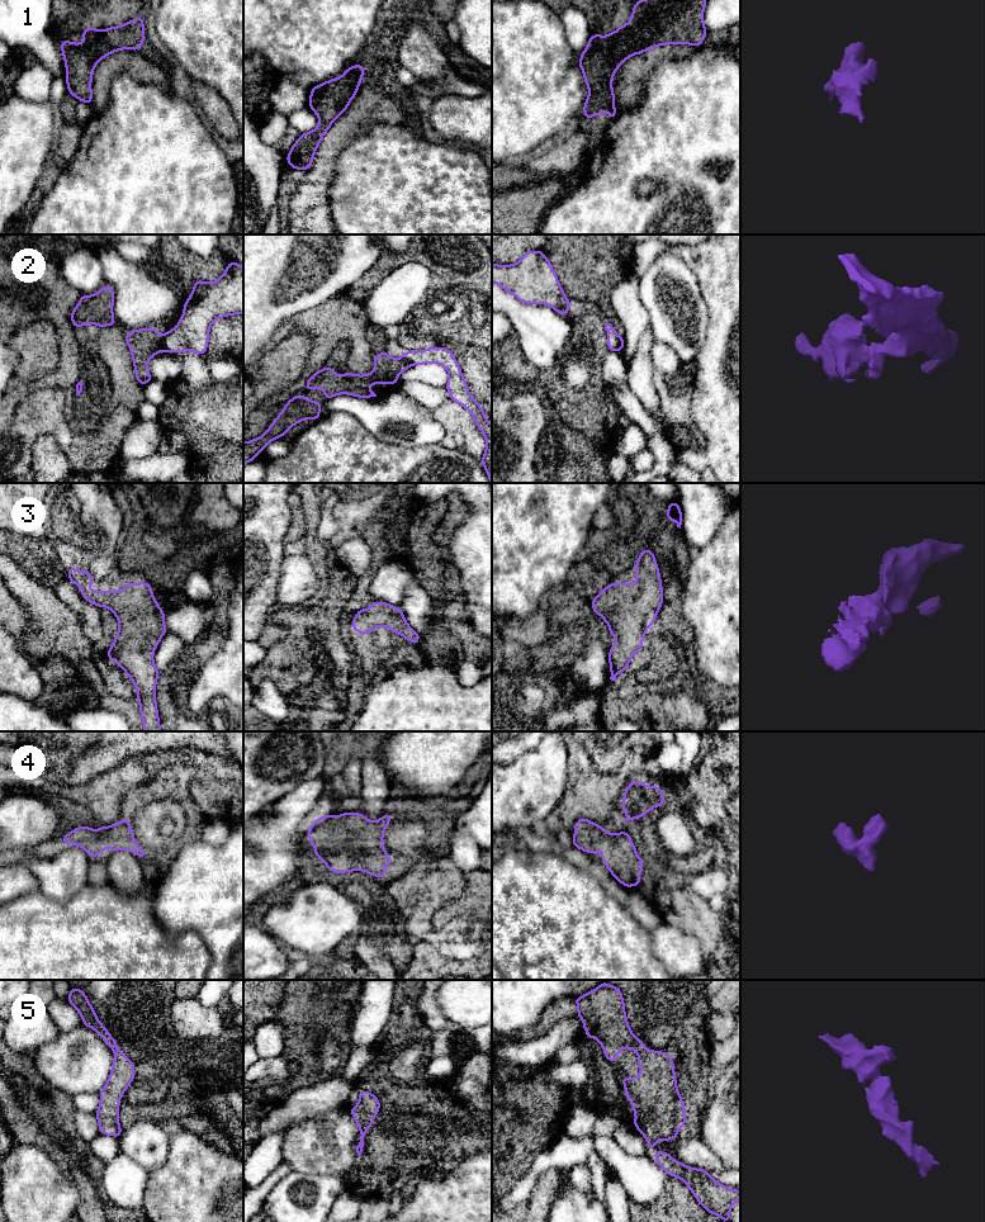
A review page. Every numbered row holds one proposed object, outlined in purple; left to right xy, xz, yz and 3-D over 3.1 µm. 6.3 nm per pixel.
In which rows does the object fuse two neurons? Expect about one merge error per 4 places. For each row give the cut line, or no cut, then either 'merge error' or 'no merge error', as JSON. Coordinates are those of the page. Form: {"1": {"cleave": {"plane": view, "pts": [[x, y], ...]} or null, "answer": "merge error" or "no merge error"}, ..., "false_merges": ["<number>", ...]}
{"1": {"cleave": null, "answer": "no merge error"}, "2": {"cleave": {"plane": "xy", "pts": [[160, 337], [160, 347], [162, 350]]}, "answer": "merge error"}, "3": {"cleave": null, "answer": "no merge error"}, "4": {"cleave": null, "answer": "no merge error"}, "5": {"cleave": null, "answer": "no merge error"}, "false_merges": ["2"]}

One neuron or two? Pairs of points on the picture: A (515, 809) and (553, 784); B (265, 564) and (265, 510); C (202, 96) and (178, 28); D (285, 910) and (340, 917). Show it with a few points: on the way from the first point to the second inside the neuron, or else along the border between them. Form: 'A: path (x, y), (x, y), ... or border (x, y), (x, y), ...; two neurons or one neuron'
A: path (524, 800), (540, 784), (544, 784); one neuron
B: path (265, 550), (265, 524); one neuron
C: border (194, 79), (213, 88), (222, 98); two neurons
D: path (299, 917), (326, 917); one neuron

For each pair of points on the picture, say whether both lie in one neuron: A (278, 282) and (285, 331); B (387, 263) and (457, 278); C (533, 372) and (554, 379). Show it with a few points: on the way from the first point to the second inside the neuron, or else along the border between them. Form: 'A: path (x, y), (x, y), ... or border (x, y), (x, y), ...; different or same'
A: border (311, 309), (296, 313), (276, 331), (265, 346); different
B: path (405, 257), (425, 256), (434, 265), (439, 265); same
C: path (538, 377), (540, 379), (549, 379); same

